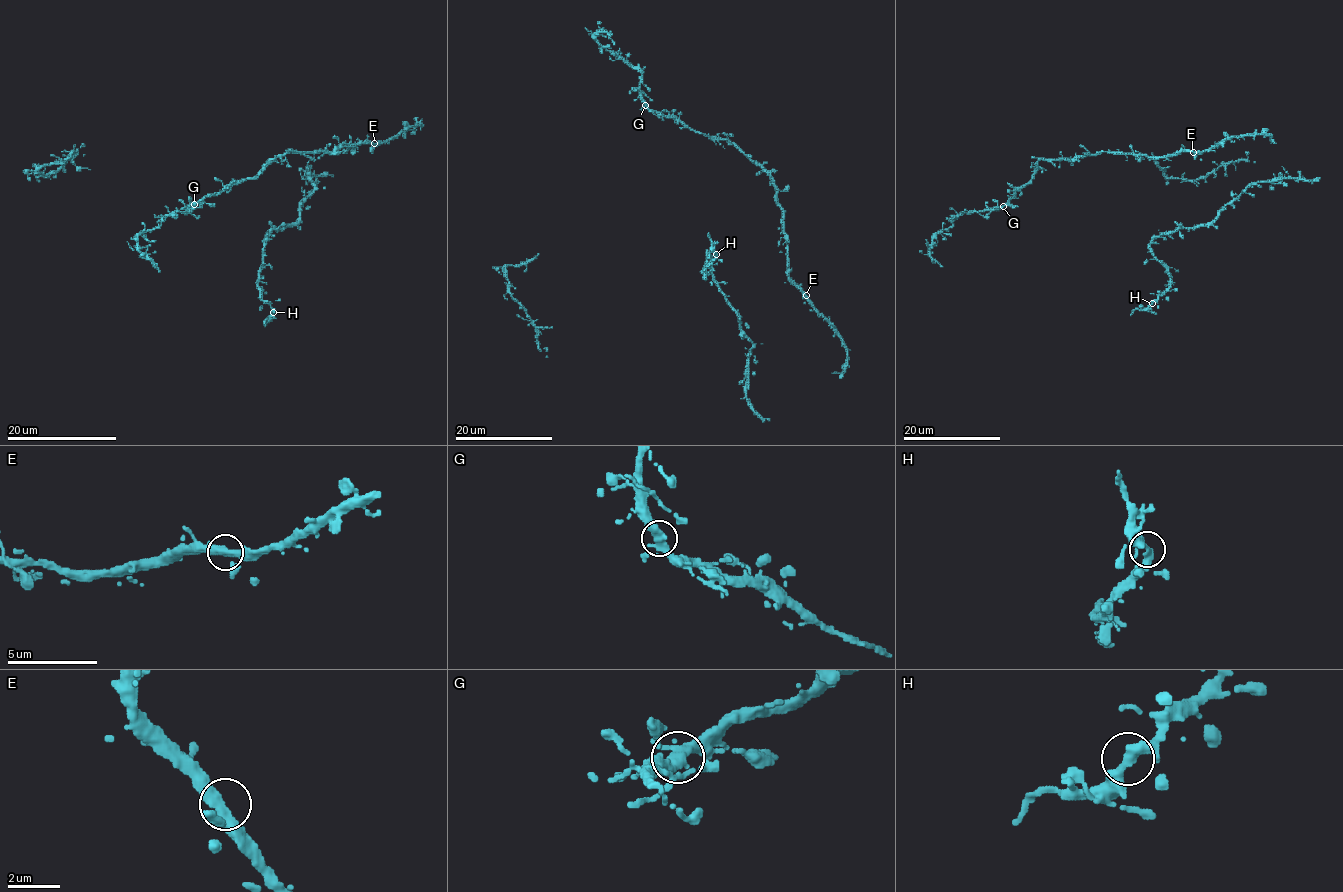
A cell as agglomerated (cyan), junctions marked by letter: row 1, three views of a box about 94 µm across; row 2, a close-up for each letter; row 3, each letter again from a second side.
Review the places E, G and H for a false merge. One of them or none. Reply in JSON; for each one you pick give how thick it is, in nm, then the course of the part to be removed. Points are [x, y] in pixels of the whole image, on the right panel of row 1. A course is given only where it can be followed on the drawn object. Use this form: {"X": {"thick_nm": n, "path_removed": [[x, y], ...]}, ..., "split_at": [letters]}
{"split_at": []}

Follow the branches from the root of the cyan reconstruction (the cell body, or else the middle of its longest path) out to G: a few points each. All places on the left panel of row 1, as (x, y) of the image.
G: (371, 153), (370, 143), (354, 149), (343, 143), (332, 152), (288, 152), (255, 176), (194, 205)

